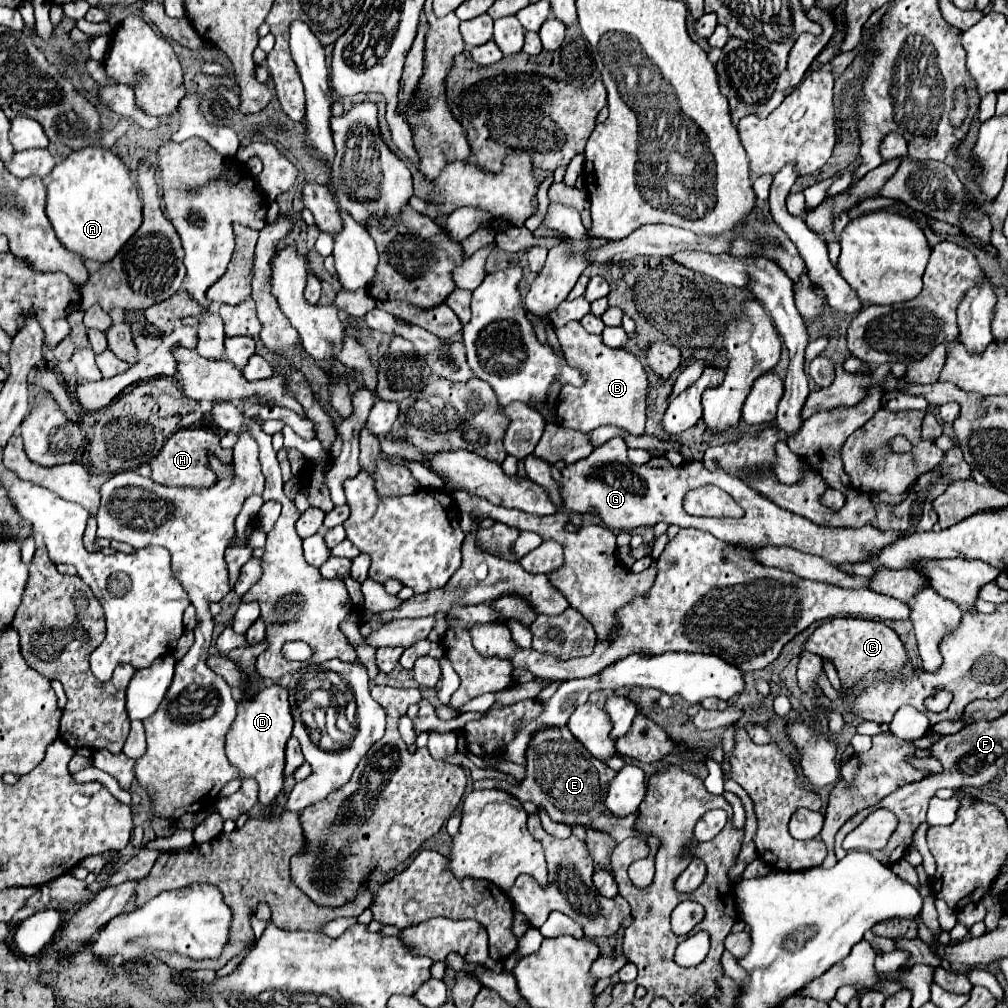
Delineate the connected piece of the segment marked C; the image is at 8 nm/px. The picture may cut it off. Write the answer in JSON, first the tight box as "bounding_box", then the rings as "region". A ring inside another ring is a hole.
{"bounding_box":[803,618,907,686],"region":[[[833,618],[825,622],[809,636],[803,650],[829,658],[835,664],[841,682],[849,686],[853,686],[859,678],[867,676],[869,672],[883,672],[887,678],[895,678],[903,674],[907,662],[905,646],[899,640],[899,636],[883,622],[865,618]]]}

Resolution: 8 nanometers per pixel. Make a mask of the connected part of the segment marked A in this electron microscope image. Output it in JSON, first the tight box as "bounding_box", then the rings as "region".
{"bounding_box":[45,146,141,262],"region":[[[101,146],[75,150],[51,170],[45,212],[67,250],[97,262],[109,262],[141,226],[137,184],[123,160]]]}

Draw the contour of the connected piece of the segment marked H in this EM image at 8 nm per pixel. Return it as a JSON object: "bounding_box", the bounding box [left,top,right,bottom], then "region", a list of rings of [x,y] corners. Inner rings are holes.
{"bounding_box":[151,428,231,488],"region":[[[183,428],[167,438],[163,450],[151,460],[151,478],[165,486],[199,486],[207,488],[217,480],[217,474],[209,466],[209,456],[223,460],[223,464],[231,462],[231,450],[219,446],[219,436],[205,428]]]}

